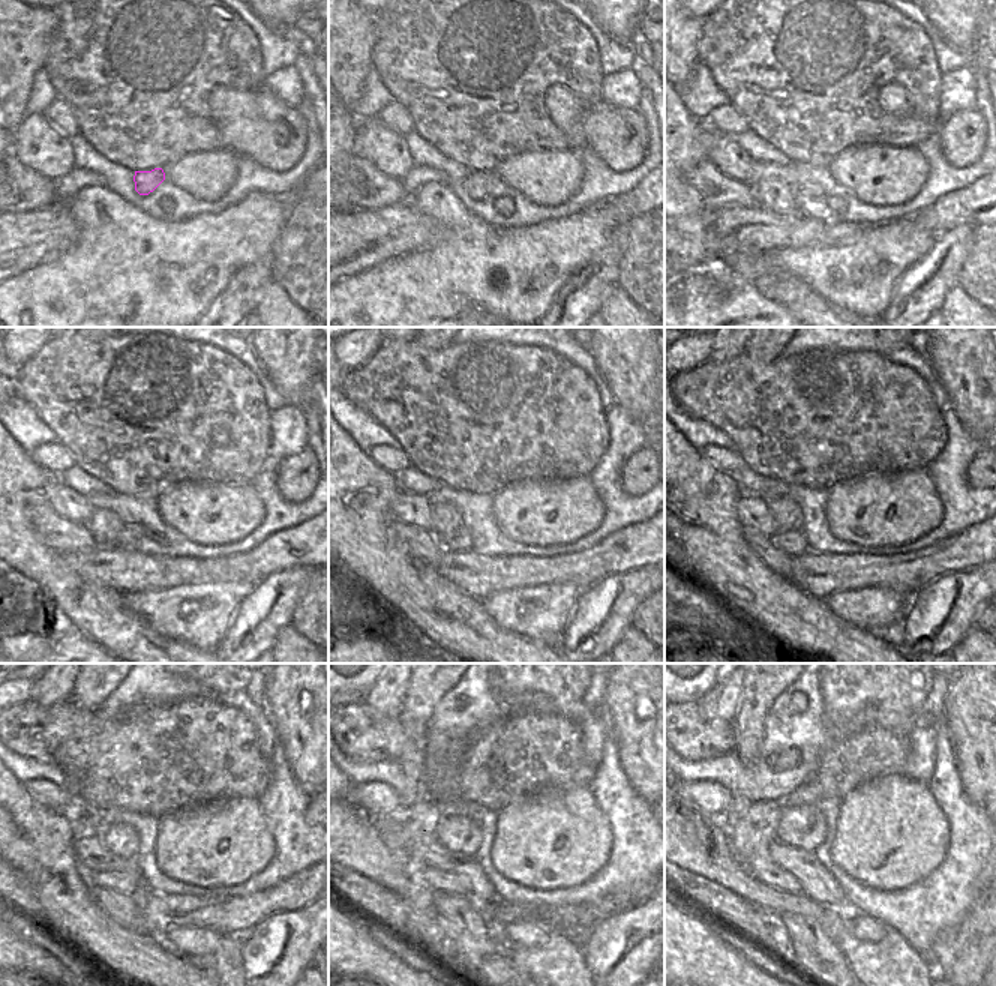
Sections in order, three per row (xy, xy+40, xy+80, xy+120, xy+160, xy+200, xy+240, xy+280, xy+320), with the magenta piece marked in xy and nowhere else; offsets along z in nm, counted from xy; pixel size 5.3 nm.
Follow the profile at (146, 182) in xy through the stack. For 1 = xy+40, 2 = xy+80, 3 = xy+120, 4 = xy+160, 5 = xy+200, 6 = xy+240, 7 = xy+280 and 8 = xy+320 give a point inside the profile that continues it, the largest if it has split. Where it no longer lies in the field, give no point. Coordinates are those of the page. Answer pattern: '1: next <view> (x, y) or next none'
1: next xy+40 (476, 183)
2: next xy+80 (810, 191)
3: next xy+120 (131, 532)
4: next xy+160 (459, 541)
5: next xy+200 (794, 542)
6: next xy+240 (119, 881)
7: next xy+280 (419, 821)
8: next xy+320 (750, 838)

